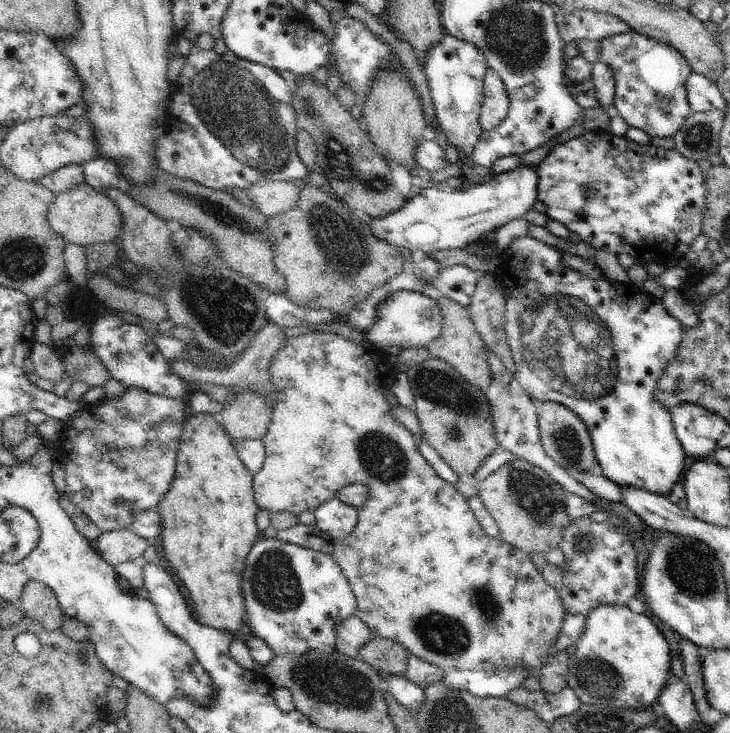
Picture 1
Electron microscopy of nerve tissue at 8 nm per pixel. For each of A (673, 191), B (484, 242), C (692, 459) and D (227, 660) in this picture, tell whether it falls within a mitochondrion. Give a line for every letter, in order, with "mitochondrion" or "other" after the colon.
A: other
B: other
C: other
D: other

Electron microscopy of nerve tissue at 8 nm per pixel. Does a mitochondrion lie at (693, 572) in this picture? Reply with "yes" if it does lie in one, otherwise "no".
yes

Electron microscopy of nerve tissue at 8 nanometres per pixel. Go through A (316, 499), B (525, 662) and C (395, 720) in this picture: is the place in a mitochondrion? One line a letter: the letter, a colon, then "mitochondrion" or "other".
A: other
B: other
C: other

